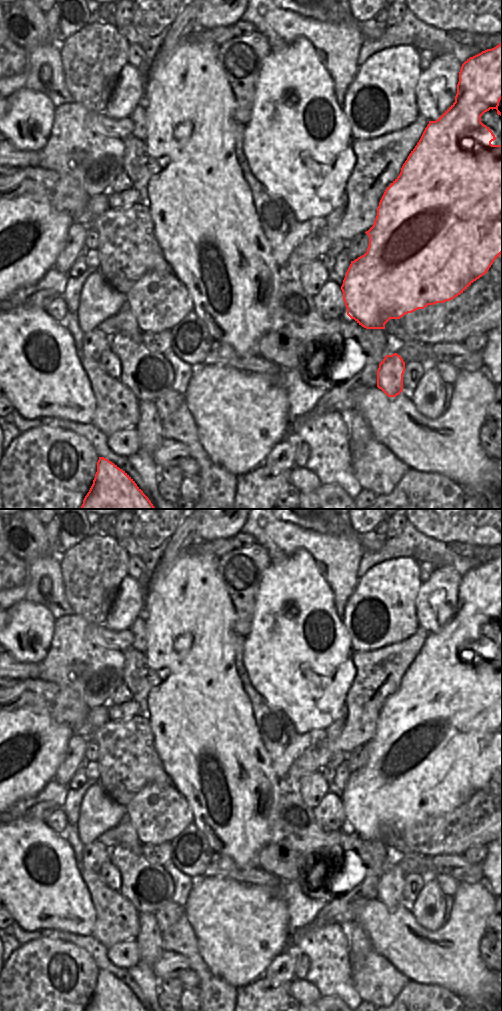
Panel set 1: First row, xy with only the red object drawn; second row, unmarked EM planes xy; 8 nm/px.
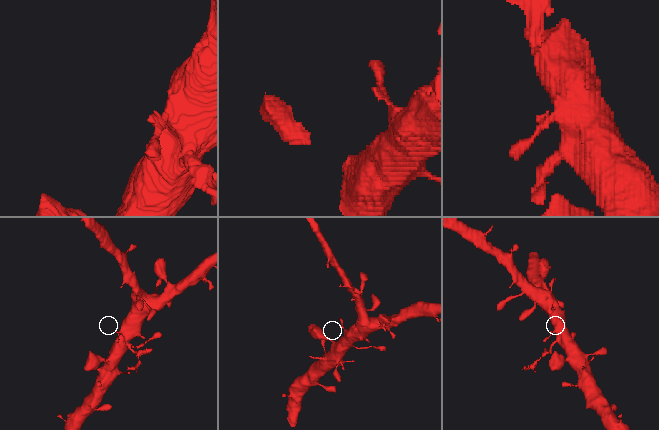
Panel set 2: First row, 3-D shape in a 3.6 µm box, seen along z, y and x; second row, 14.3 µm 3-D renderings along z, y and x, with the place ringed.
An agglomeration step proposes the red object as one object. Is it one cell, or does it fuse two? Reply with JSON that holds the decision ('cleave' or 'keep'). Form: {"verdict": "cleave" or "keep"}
{"verdict": "cleave"}

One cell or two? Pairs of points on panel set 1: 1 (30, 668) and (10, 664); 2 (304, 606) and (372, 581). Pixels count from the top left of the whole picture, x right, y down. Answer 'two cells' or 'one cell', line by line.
1: one cell
2: two cells

